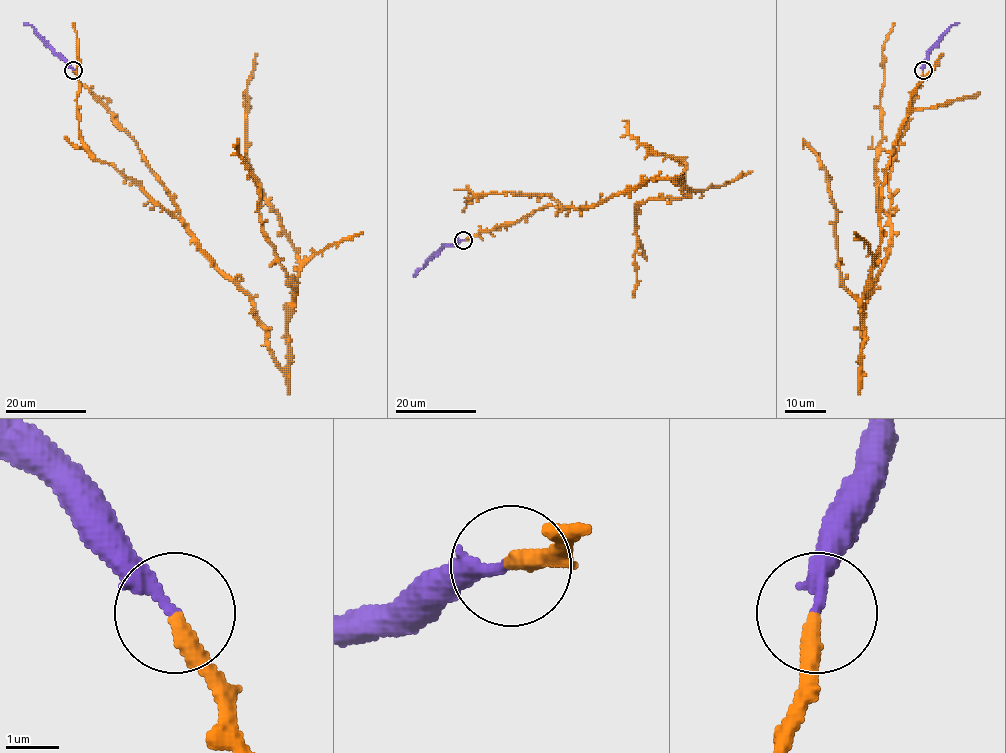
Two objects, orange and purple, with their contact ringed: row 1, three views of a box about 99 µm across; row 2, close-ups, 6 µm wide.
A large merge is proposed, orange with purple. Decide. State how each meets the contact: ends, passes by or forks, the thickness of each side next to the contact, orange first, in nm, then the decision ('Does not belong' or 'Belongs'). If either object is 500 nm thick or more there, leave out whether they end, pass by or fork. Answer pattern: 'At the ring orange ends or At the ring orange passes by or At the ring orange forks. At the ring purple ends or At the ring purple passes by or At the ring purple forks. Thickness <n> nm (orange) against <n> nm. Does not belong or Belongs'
At the ring orange ends. At the ring purple ends. Thickness 320 nm (orange) against 240 nm. Belongs

